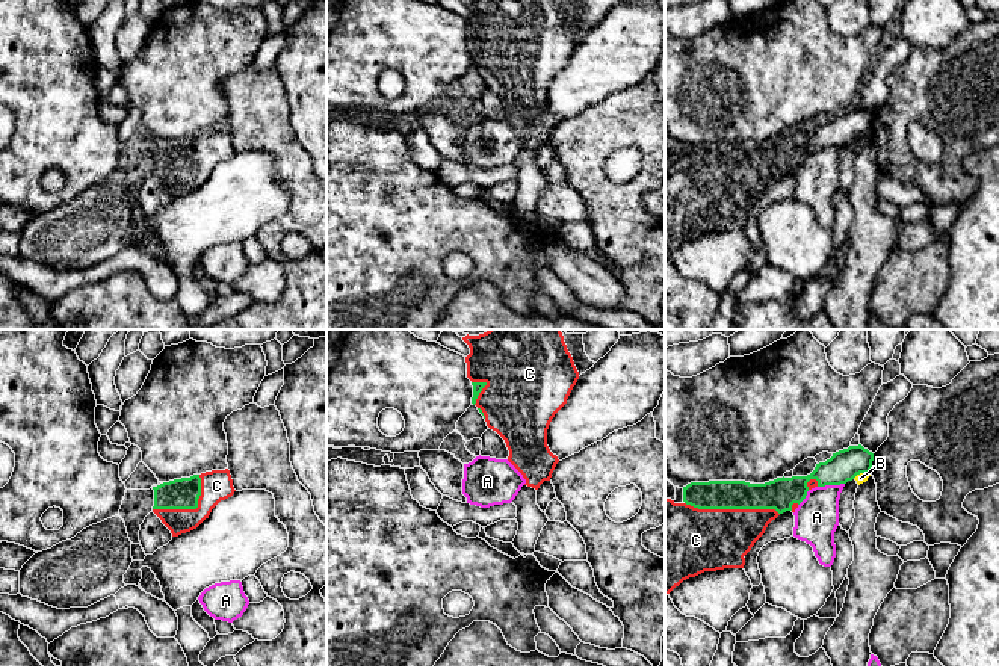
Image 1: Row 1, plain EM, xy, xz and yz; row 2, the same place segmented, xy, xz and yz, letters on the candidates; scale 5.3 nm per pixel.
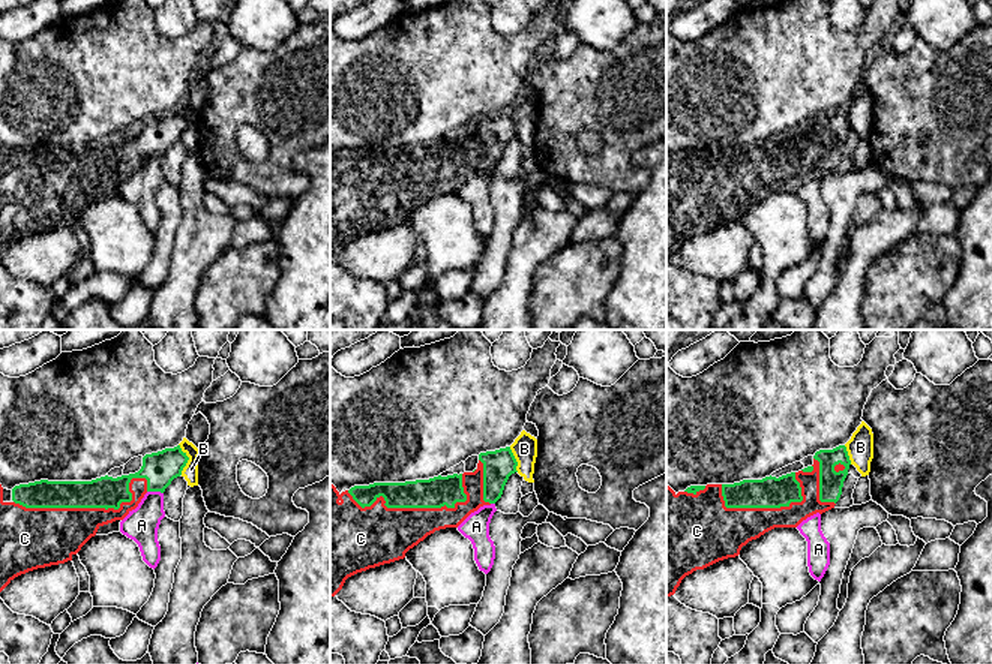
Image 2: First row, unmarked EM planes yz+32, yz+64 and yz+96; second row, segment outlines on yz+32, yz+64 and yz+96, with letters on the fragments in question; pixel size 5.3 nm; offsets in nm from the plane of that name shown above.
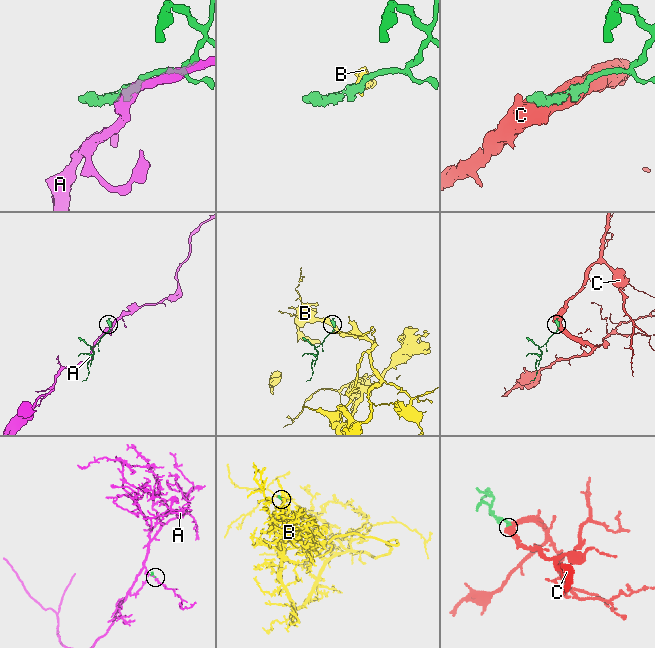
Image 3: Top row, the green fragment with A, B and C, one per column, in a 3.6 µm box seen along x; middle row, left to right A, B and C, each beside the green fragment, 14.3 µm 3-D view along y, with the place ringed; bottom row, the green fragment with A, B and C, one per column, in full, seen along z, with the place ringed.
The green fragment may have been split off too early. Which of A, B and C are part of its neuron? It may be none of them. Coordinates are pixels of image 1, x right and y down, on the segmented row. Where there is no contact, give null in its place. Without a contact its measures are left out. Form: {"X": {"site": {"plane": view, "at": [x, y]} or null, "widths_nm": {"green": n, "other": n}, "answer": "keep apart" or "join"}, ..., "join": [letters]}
{"A": {"site": {"plane": "yz", "at": [830, 484]}, "widths_nm": {"green": 170, "other": 240}, "answer": "keep apart"}, "B": {"site": {"plane": "yz", "at": [860, 472]}, "widths_nm": {"green": 170, "other": 50}, "answer": "keep apart"}, "C": {"site": {"plane": "yz", "at": [732, 508]}, "widths_nm": {"green": 160, "other": 340}, "answer": "join"}, "join": ["C"]}

